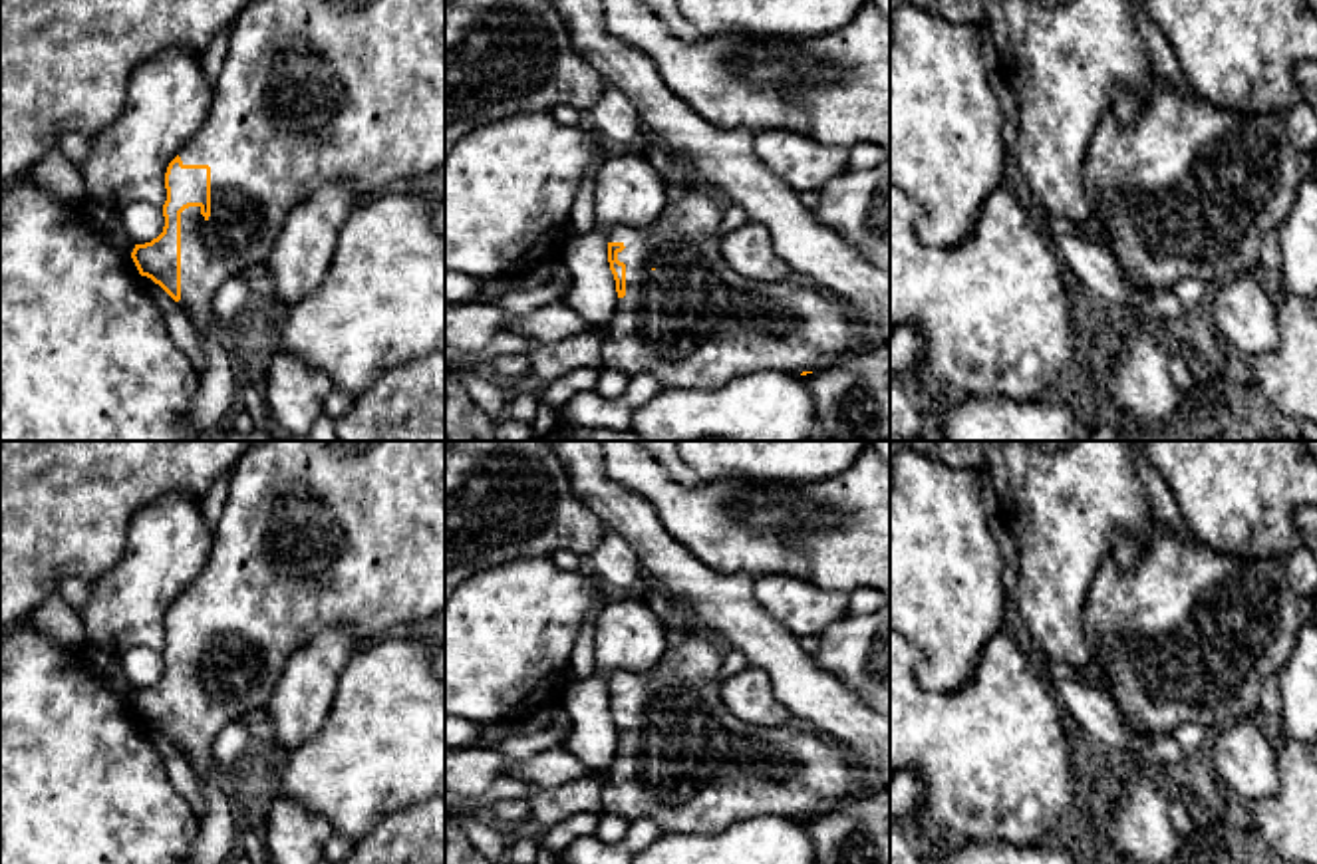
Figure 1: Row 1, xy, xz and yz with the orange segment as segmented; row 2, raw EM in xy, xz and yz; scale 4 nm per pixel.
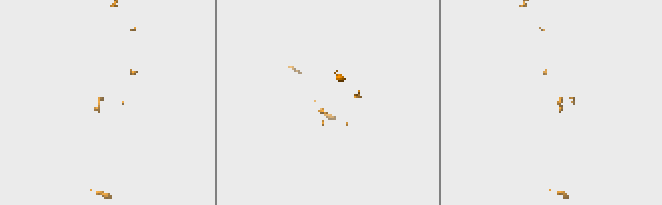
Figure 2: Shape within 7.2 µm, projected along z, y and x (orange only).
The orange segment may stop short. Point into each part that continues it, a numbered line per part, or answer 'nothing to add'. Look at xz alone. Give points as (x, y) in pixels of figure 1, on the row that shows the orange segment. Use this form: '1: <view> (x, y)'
1: xz (692, 322)

